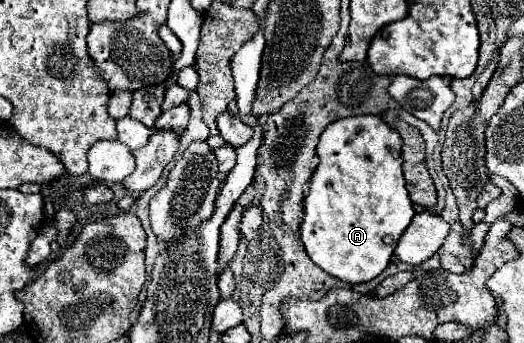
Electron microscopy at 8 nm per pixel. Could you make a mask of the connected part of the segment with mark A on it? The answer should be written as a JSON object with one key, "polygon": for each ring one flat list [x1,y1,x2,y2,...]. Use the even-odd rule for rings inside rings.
{"polygon":[[371,114,369,116,351,116,351,118,335,120,325,128,325,132,321,134,319,144,317,144,317,156,319,156,319,166,313,172,309,194,303,200,305,216,303,216,303,224,301,224,301,242,305,246,305,252,319,268,323,268,327,274,331,274,331,276,335,276,335,278,339,278,343,282,349,282,349,284,369,282,369,280,373,280,375,276,379,276,387,268,401,234,405,232,405,228,409,226,409,222,411,222,411,218,415,214,413,204,411,204,411,200,407,196,407,190,405,190,405,180,403,180,403,170,401,170,401,164,403,164,403,158,401,158,401,136,397,134,397,130,387,126,381,120,381,116,371,116]]}

